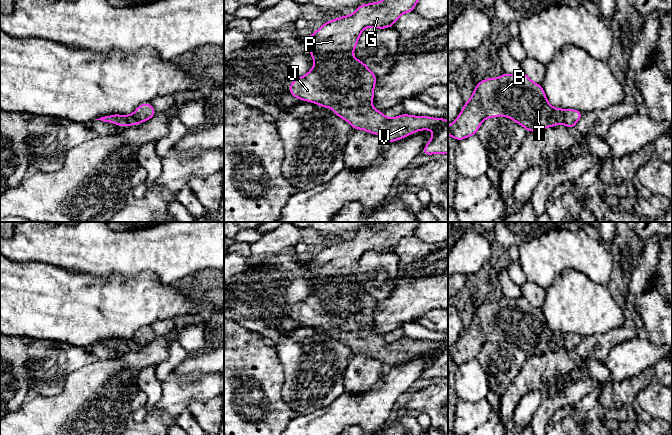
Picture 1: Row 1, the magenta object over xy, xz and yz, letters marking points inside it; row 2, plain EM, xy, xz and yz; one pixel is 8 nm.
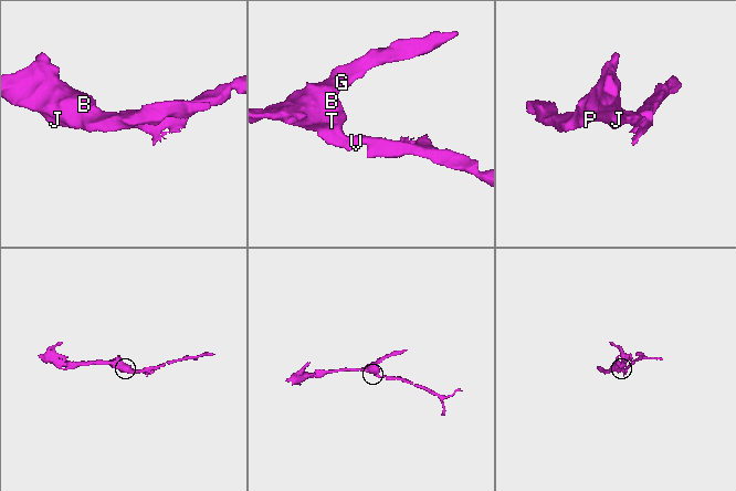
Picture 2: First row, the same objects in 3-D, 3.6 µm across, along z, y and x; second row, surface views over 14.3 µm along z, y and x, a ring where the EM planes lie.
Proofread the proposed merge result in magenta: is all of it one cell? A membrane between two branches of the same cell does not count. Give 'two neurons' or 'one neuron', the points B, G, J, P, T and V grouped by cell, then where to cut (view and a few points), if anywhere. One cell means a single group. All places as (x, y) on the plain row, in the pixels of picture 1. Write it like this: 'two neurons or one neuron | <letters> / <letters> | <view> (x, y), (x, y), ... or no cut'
one neuron | B G J P T V | no cut

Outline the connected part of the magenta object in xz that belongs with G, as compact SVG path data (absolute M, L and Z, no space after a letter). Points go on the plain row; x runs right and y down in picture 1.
M385 222L381 226L361 228L352 239L345 239L327 245L308 260L305 265L310 271L309 279L315 289L304 300L294 303L289 312L292 320L320 331L331 332L334 337L346 344L353 354L363 353L371 358L382 360L387 367L405 362L417 355L433 354L434 358L423 372L423 379L448 378L448 345L445 342L401 338L387 342L371 328L377 300L361 284L353 281L359 260L367 251L385 253L393 251L397 243L406 236L413 236L421 222Z

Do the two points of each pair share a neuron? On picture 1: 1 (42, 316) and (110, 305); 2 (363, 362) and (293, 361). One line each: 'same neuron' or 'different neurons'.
1: same neuron
2: different neurons

